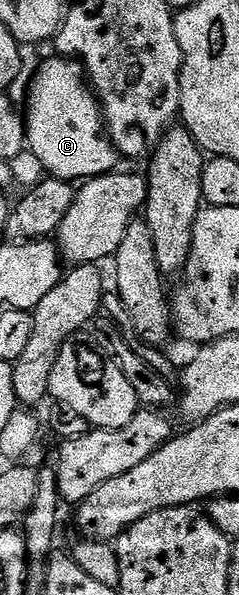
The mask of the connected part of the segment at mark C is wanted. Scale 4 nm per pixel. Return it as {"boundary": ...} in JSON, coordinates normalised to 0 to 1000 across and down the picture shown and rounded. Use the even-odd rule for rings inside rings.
{"boundary":[[[222,94],[209,104],[159,109],[121,139],[105,182],[113,250],[155,264],[201,297],[322,309],[485,287],[502,261],[448,227],[423,173],[364,143],[343,113],[318,103]]]}

